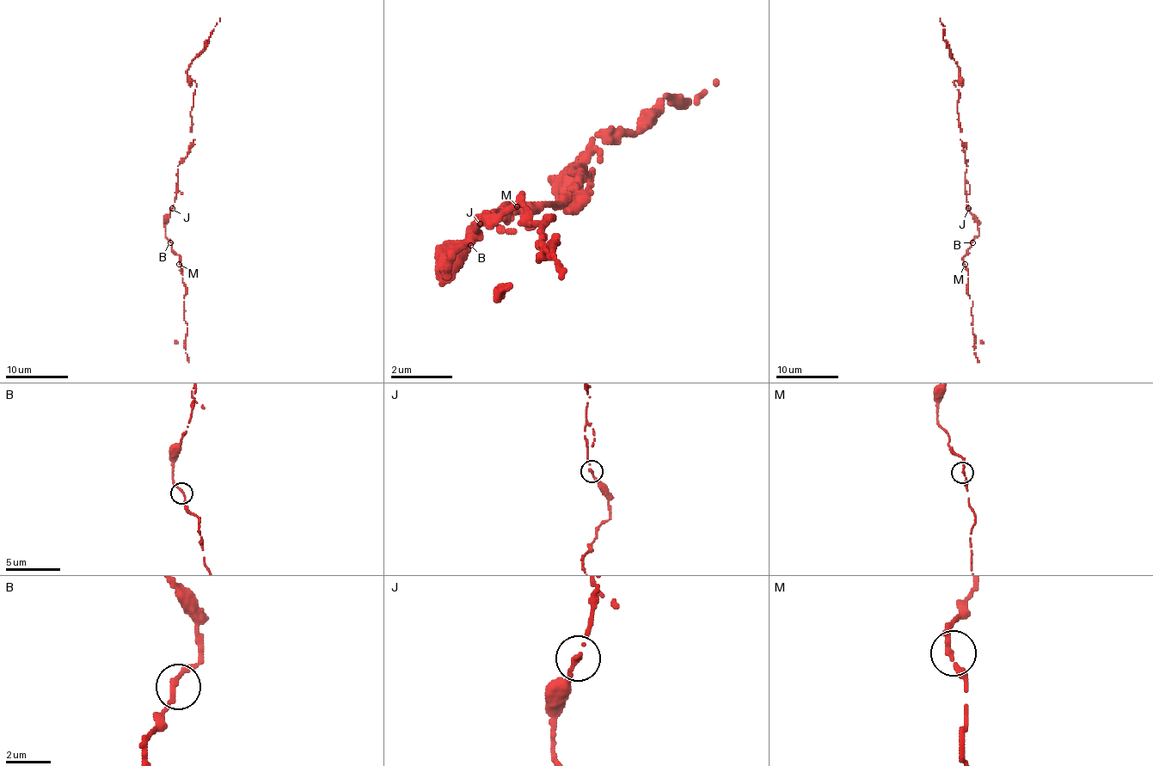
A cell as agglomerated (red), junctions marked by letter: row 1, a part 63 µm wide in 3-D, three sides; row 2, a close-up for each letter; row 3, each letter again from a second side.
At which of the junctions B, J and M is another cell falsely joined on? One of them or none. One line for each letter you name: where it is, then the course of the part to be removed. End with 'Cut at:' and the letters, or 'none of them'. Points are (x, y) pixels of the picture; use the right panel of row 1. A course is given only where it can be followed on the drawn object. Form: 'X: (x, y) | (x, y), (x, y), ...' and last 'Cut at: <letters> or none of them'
Cut at: none of them

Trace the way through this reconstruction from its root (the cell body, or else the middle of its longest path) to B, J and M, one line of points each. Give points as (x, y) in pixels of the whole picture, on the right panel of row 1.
B: (965, 189), (966, 208), (978, 223), (978, 231), (972, 242)
J: (965, 189), (968, 208)
M: (965, 189), (966, 208), (978, 223), (978, 231), (963, 256), (965, 264)

